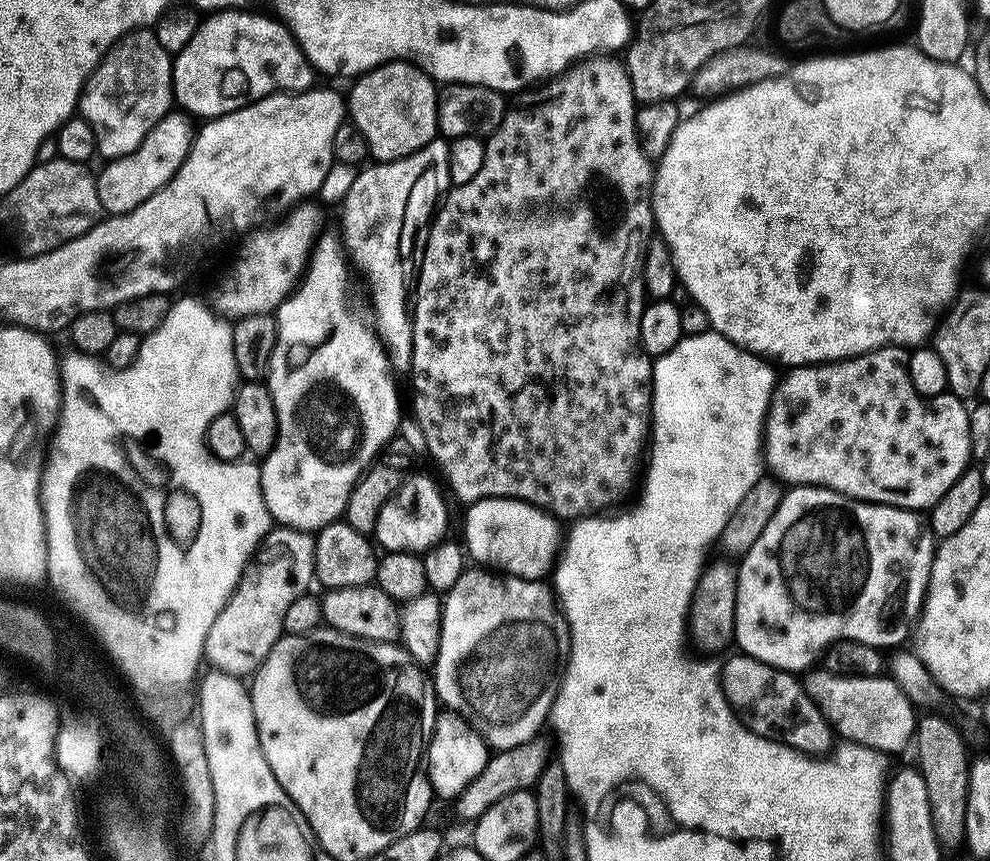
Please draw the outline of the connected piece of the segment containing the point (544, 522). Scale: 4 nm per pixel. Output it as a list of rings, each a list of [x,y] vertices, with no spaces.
[[[495,496],[494,498],[490,498],[489,500],[480,500],[477,504],[467,505],[466,511],[468,513],[464,516],[464,540],[468,543],[468,550],[466,546],[466,552],[469,556],[472,555],[477,565],[487,566],[492,570],[499,570],[501,573],[510,575],[510,576],[521,576],[523,580],[540,580],[544,578],[544,575],[551,573],[553,571],[554,565],[558,560],[558,553],[562,548],[562,528],[560,532],[560,528],[558,525],[557,517],[547,513],[543,508],[535,508],[533,504],[526,503],[525,500],[505,500],[503,496]]]

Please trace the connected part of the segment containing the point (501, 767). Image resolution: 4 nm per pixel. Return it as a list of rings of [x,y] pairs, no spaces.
[[[538,734],[533,740],[522,742],[513,748],[505,748],[489,755],[486,766],[464,787],[458,799],[455,801],[456,812],[467,822],[475,822],[483,812],[490,806],[497,803],[502,798],[506,798],[515,792],[523,792],[531,789],[536,784],[538,778],[549,766],[554,756],[554,744]]]

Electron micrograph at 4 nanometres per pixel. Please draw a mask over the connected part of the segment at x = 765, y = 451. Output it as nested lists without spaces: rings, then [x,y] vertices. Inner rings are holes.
[[[900,346],[875,348],[872,352],[863,352],[860,356],[852,356],[849,360],[833,360],[831,362],[809,362],[803,366],[793,367],[779,377],[772,389],[772,402],[768,406],[768,415],[764,417],[762,429],[762,460],[777,481],[788,486],[815,486],[829,488],[848,496],[851,500],[865,500],[868,504],[888,504],[891,508],[909,510],[931,509],[933,504],[954,486],[954,482],[969,467],[972,460],[970,450],[969,409],[959,396],[945,394],[943,396],[920,396],[910,382],[908,373],[908,352]]]

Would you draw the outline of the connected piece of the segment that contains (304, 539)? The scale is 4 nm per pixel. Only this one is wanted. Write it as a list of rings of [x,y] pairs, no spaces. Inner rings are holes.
[[[273,527],[264,537],[254,560],[255,563],[245,568],[240,587],[228,599],[222,614],[214,618],[214,626],[210,626],[210,634],[206,634],[202,655],[207,663],[208,660],[212,663],[209,665],[215,671],[241,678],[251,677],[268,657],[284,632],[290,602],[305,595],[311,589],[308,587],[314,584],[316,541],[313,533],[301,532],[298,528]]]

